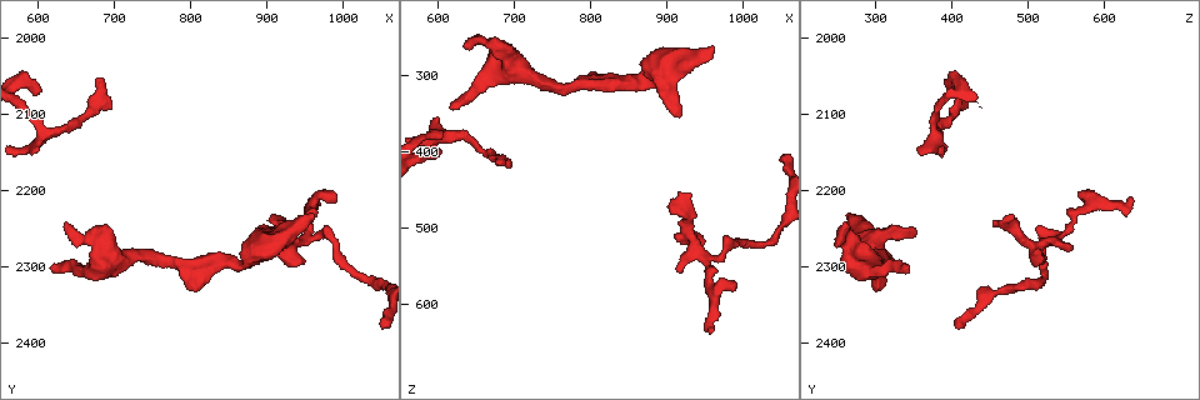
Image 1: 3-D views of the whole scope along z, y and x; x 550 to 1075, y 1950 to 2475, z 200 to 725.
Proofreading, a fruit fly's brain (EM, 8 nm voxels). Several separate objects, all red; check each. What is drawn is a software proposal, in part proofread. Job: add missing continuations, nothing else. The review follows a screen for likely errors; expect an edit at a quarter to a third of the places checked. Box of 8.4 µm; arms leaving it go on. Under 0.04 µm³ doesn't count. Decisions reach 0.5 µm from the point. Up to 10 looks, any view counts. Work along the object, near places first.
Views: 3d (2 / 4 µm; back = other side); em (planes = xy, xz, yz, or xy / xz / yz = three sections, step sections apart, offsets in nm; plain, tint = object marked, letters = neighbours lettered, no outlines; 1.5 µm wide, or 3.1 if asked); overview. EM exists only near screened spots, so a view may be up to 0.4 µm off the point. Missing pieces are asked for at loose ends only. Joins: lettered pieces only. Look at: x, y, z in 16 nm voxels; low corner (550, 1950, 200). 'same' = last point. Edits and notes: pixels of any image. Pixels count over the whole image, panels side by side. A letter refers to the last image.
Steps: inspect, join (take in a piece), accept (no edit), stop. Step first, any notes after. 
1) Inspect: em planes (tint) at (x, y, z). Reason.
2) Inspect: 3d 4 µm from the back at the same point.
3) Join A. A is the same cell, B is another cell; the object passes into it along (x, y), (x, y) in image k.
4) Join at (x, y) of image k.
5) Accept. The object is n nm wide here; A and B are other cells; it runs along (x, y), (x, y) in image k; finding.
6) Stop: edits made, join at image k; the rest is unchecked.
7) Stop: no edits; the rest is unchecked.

Inspect: 3d 2 µm at (920, 2255, 355). Branch stops here.

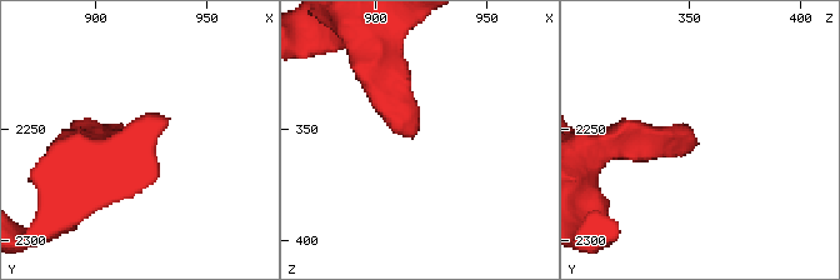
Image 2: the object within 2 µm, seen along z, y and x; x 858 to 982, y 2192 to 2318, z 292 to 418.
Inspect: em planes (letters) at (917, 2257, 354).

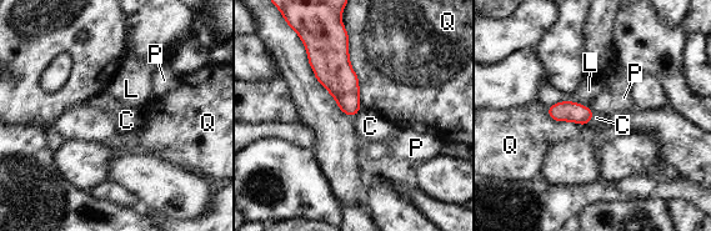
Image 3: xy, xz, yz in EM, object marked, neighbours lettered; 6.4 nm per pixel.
Accept. The object is 130 nm wide here; C, L, P and Q are other cells; a border runs along (360, 110), (353, 117) in image 3; none of them fits.

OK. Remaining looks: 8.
Inspect: em yz step 4 (letters) at (615, 2305, 340). Branch stops here.

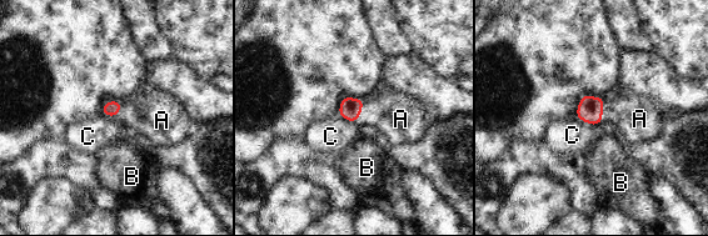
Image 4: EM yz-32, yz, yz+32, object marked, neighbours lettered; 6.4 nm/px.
Inspect: em planes (letters) at the same point.

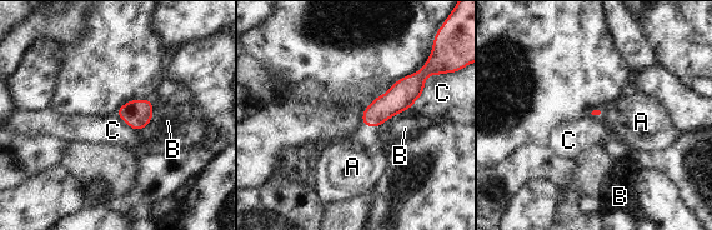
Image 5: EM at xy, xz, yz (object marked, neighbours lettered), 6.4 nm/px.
Join A. A is the same cell, B and C are other cells; the cell continues.

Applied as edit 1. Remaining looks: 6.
Inspect: em planes (letters) at (590, 2155, 365).

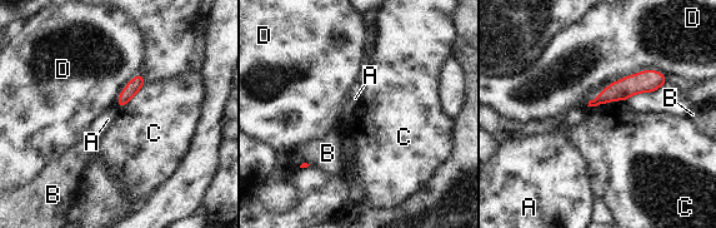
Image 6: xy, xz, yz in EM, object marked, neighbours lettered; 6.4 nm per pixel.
Accept. A, B, C and D are other cells; it runs along (662, 79), (629, 85), (592, 103) in image 6; no lettered piece goes on from it.

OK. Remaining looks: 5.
Inspect: 3d 4 µm at (675, 2050, 415). Thin end.

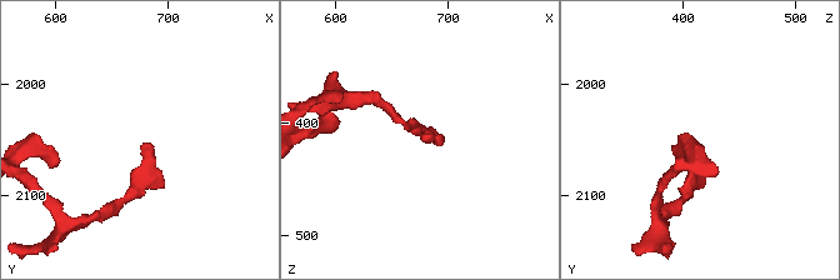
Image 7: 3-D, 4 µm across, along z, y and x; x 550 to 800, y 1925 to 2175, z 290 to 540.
Inspect: em planes (letters) at (678, 2056, 416). Now the EM.

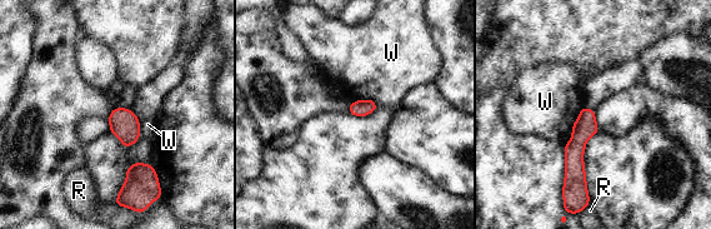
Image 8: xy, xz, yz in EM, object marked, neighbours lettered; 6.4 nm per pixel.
Accept. R and W are other cells; it runs along (585, 110), (575, 148), (581, 190) in image 8; no lettered piece goes on from it.

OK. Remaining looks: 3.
Stop: edits made, join at image 5; the rest is unchecked.

